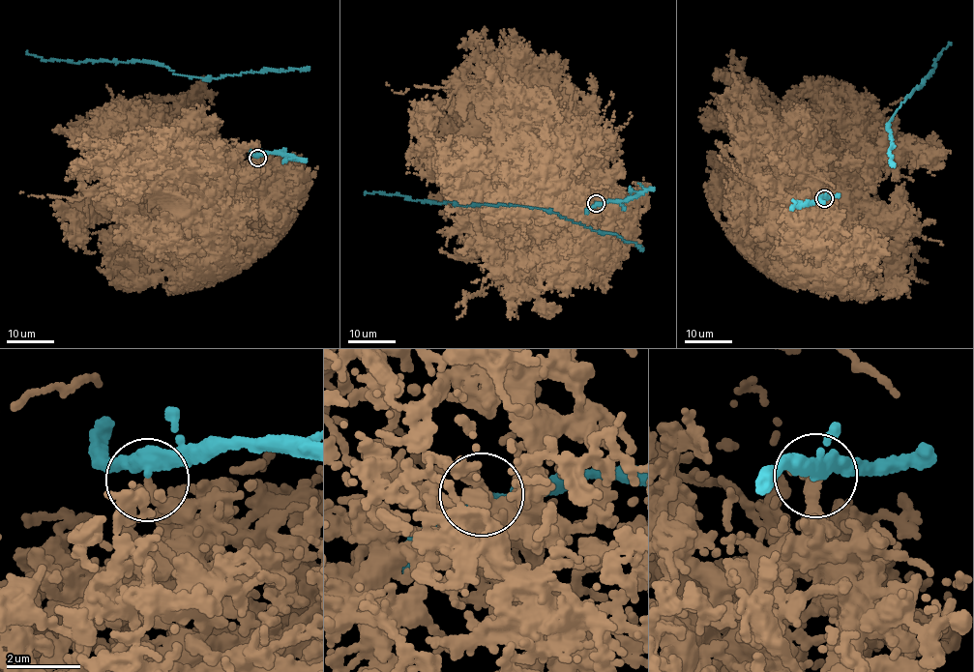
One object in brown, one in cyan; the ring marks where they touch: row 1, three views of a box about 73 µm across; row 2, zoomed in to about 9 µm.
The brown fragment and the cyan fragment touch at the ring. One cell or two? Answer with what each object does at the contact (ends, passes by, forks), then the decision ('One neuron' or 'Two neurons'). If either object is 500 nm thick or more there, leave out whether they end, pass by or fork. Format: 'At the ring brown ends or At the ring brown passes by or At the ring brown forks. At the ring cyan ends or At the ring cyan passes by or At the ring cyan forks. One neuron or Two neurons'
At the ring brown passes by. At the ring cyan passes by. Two neurons

